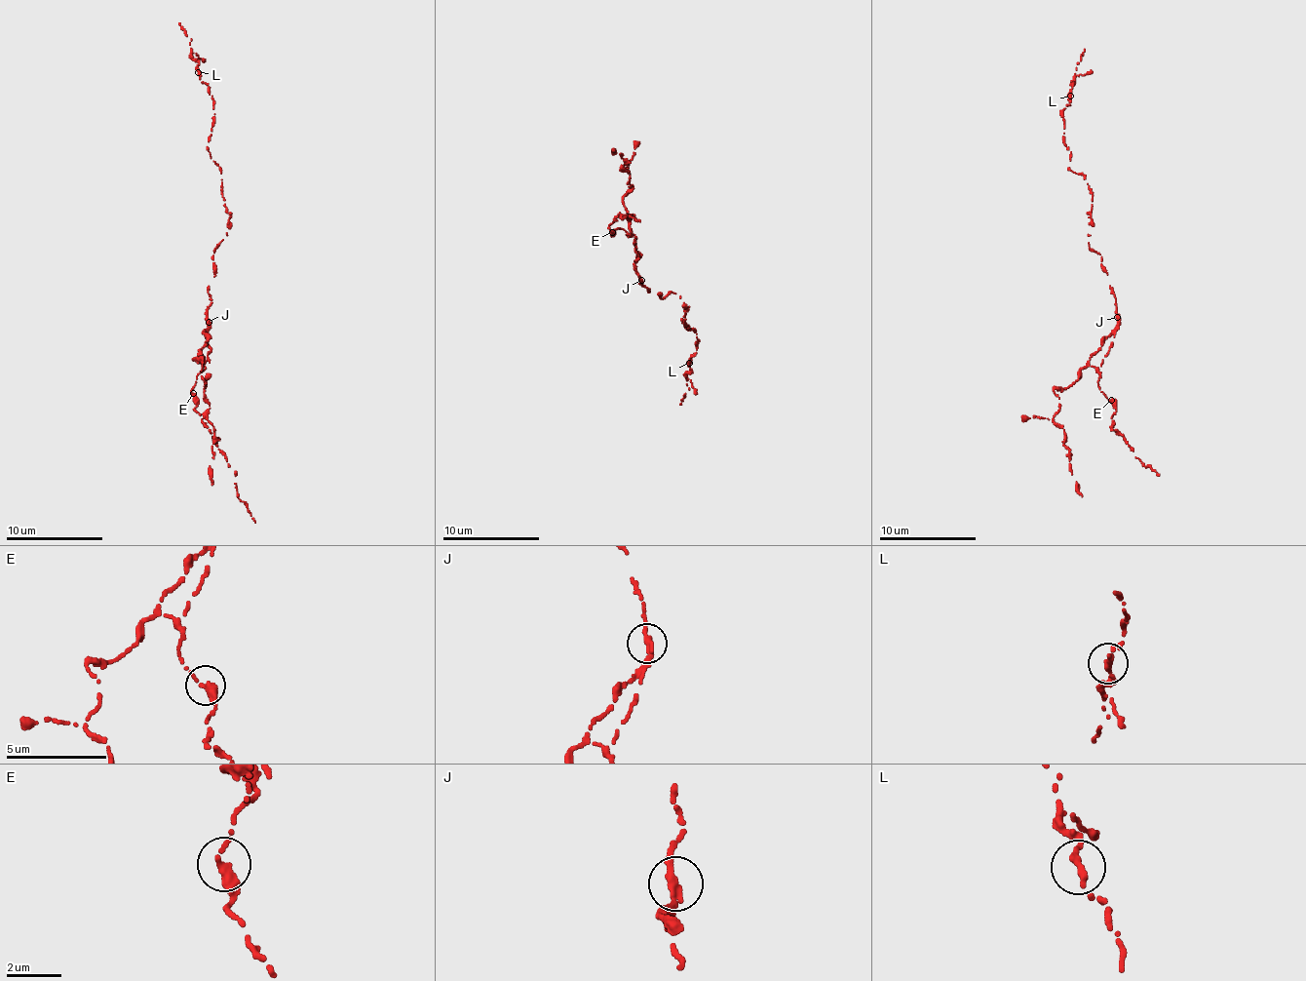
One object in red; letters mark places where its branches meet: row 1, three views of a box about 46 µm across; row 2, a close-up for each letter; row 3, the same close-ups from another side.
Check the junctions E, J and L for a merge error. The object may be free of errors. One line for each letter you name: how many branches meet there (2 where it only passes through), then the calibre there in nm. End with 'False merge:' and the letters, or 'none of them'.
J: 2 | 300 nm
False merge: J

